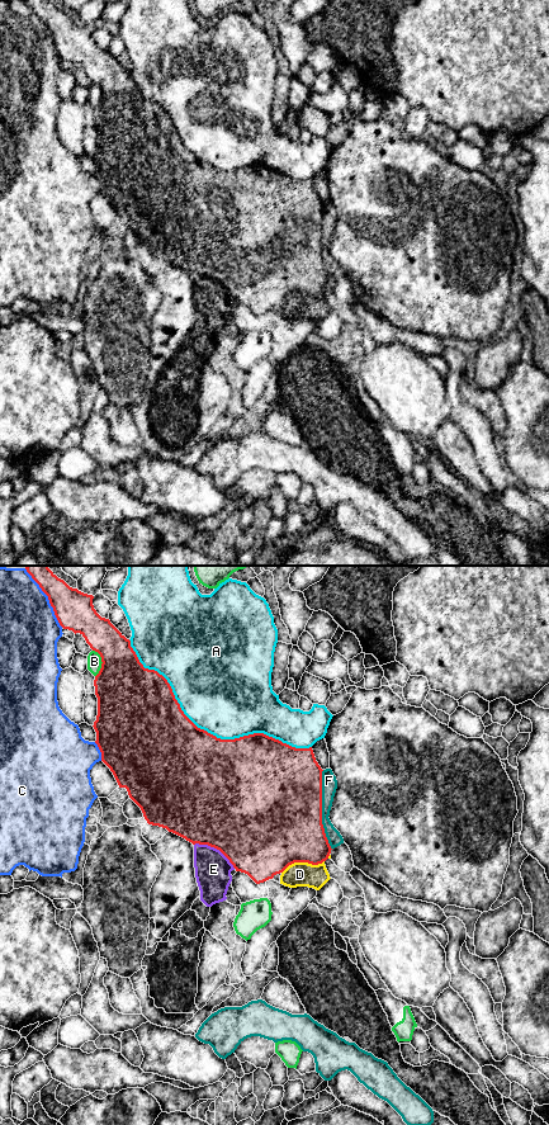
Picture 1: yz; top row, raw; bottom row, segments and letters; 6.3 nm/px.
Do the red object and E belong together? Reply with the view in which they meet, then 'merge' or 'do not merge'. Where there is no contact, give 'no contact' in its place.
yz | do not merge

